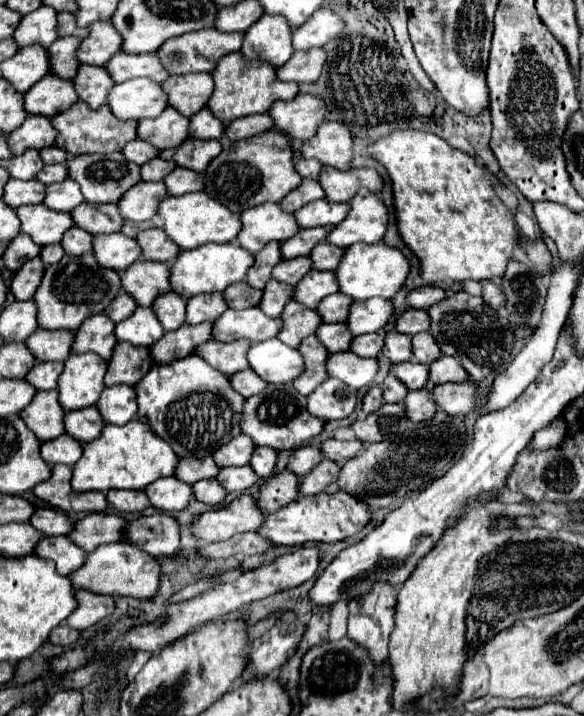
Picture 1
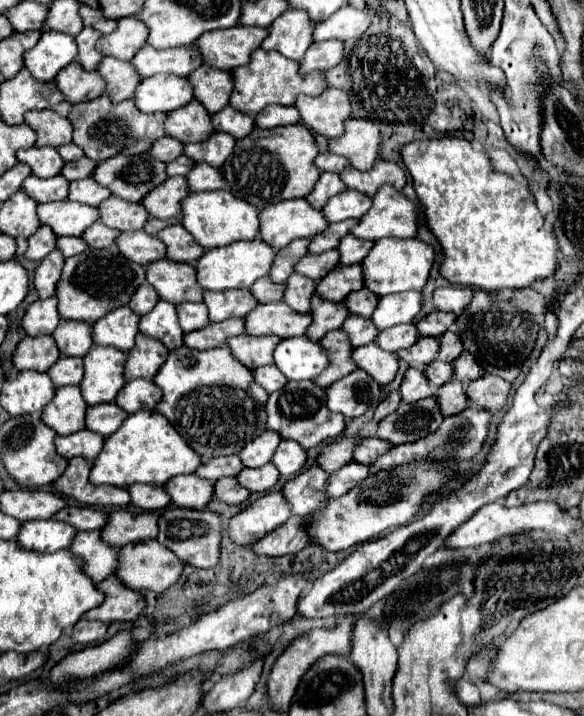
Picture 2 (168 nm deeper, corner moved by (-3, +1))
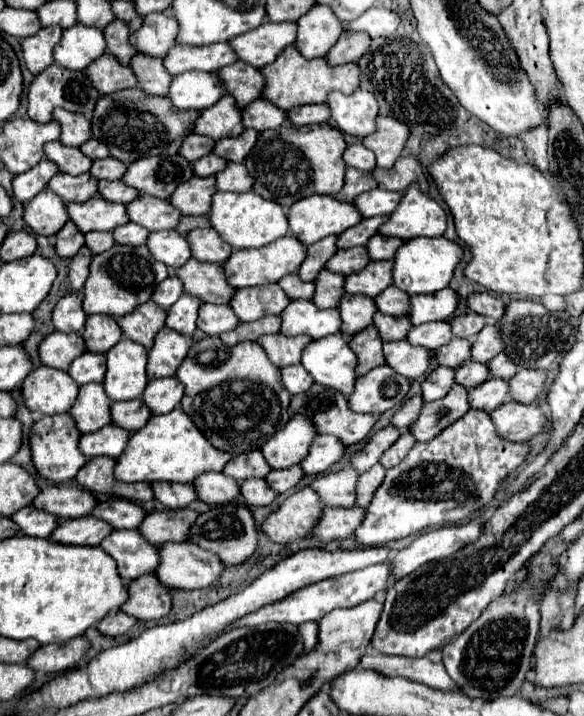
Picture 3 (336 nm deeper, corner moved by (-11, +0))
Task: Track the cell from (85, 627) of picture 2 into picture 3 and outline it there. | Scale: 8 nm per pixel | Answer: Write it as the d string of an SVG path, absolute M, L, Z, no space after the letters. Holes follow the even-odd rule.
M113 610L111 614L107 614L107 618L103 618L103 622L99 622L99 632L107 634L107 636L121 636L127 630L131 630L137 624L137 618L121 612L121 610Z

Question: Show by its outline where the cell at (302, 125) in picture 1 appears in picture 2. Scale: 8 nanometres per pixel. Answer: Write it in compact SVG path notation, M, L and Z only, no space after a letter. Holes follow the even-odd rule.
M325 89L317 97L299 95L295 107L299 109L301 125L325 137L339 137L351 113L349 97L341 89Z

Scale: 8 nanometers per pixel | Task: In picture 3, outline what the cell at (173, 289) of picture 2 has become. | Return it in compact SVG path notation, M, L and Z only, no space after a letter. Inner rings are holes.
M191 258L177 270L177 276L183 280L185 292L203 298L203 302L229 304L233 294L237 292L237 288L227 282L223 264L209 264Z

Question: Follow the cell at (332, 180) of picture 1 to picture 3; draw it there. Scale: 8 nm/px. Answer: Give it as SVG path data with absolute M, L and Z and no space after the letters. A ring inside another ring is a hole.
M405 154L399 158L399 162L395 162L393 168L389 170L383 170L383 168L375 168L373 172L373 178L387 190L407 190L407 186L415 180L419 184L427 184L427 176L423 172L423 166L417 158Z

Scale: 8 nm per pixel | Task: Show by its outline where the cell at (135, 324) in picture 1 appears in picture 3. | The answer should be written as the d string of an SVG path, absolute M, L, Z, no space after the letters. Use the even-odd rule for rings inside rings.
M183 294L183 296L169 308L167 328L191 336L191 334L193 334L193 324L195 324L195 320L197 320L197 312L199 312L201 304L203 304L201 298Z

